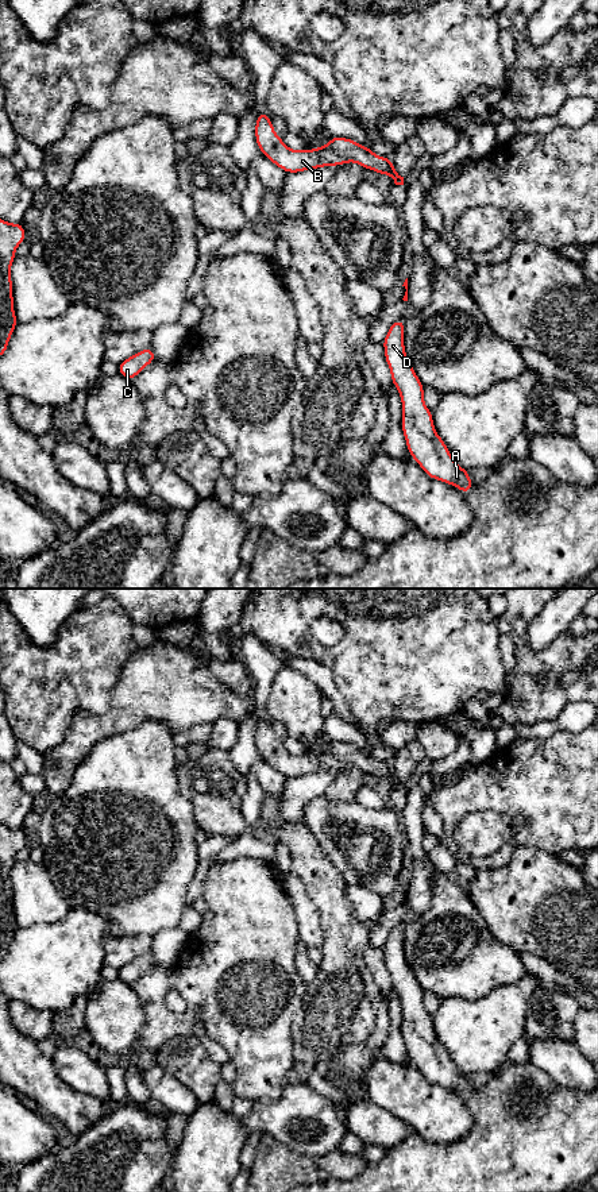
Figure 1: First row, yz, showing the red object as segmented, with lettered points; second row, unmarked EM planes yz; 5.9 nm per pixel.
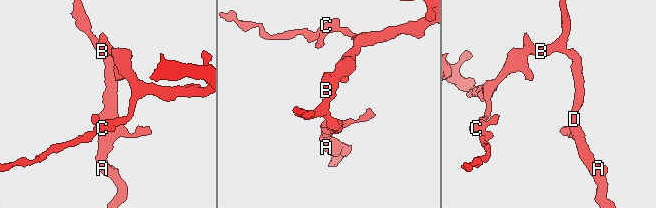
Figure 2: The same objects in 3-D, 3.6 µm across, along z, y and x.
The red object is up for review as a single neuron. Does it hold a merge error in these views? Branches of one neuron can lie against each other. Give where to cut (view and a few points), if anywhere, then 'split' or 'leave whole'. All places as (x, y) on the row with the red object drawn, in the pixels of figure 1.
no cut; leave whole

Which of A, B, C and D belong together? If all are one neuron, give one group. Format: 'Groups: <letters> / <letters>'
Groups: A B C D

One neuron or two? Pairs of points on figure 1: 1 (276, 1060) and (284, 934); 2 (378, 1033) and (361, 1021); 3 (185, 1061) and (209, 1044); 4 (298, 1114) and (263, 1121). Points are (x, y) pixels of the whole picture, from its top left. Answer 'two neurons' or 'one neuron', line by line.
1: one neuron
2: two neurons
3: two neurons
4: one neuron

